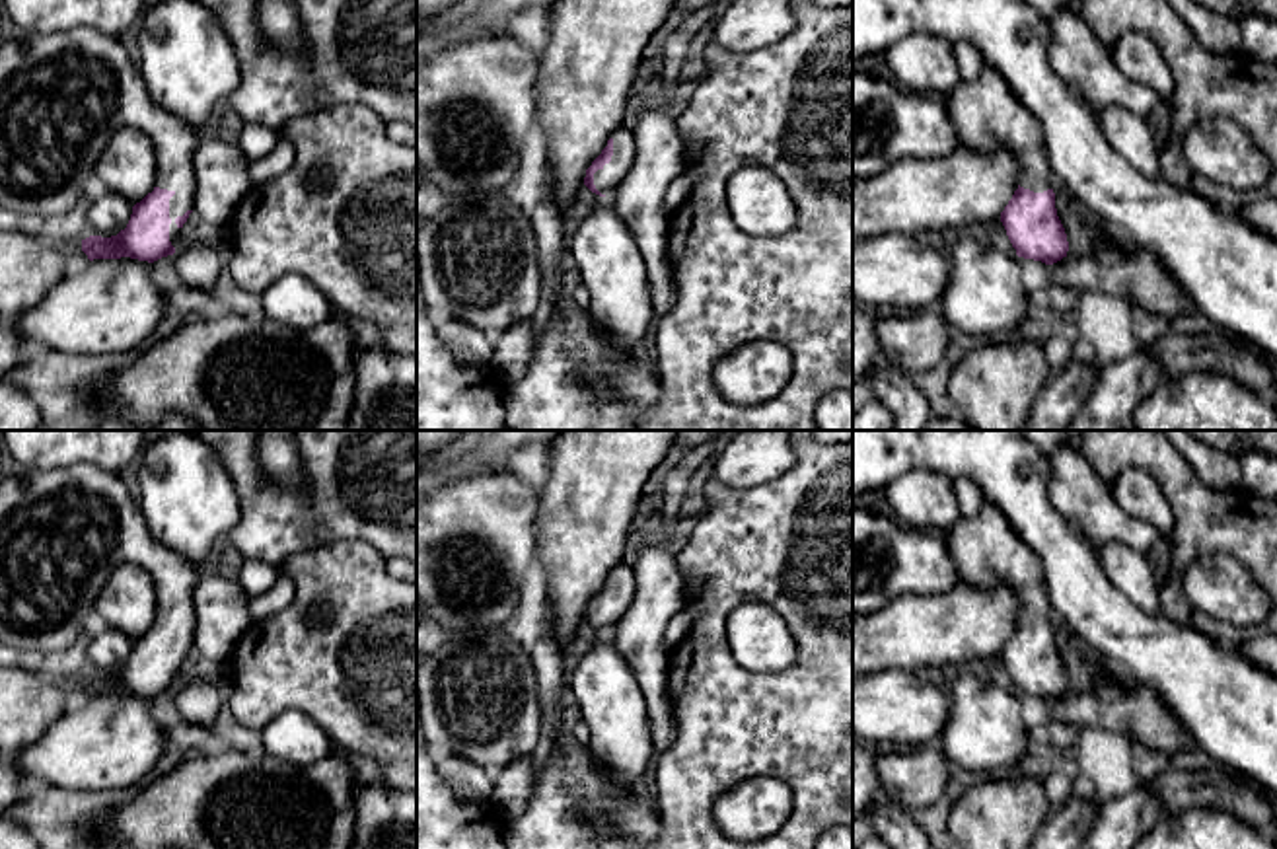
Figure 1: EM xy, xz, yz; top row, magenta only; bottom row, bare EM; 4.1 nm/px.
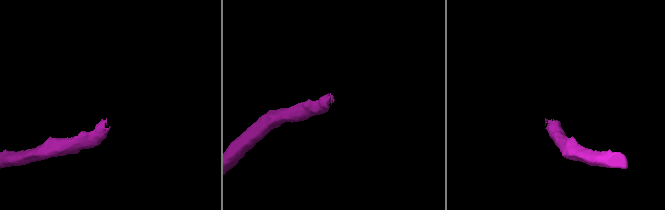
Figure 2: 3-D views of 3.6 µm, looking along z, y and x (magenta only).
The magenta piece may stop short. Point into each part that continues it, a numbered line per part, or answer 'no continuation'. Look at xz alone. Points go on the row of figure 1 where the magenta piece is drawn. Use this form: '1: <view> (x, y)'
1: xz (606, 180)

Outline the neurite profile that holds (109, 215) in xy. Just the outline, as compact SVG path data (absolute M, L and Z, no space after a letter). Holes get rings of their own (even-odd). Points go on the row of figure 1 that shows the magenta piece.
M107 191L101 199L90 203L88 224L91 236L111 238L127 228L132 204L119 193Z

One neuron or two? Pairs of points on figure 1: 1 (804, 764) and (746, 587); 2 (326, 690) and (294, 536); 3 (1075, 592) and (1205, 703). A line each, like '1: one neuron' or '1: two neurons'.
1: one neuron
2: two neurons
3: one neuron

